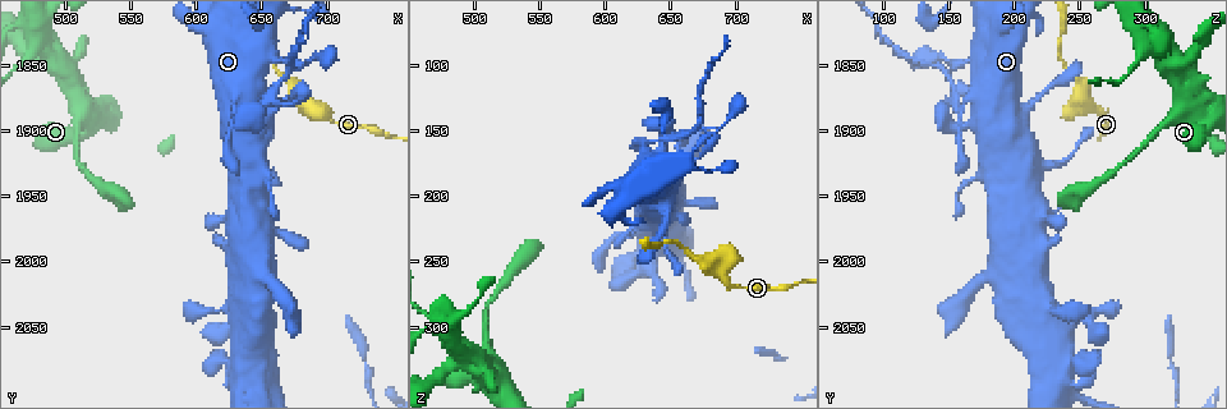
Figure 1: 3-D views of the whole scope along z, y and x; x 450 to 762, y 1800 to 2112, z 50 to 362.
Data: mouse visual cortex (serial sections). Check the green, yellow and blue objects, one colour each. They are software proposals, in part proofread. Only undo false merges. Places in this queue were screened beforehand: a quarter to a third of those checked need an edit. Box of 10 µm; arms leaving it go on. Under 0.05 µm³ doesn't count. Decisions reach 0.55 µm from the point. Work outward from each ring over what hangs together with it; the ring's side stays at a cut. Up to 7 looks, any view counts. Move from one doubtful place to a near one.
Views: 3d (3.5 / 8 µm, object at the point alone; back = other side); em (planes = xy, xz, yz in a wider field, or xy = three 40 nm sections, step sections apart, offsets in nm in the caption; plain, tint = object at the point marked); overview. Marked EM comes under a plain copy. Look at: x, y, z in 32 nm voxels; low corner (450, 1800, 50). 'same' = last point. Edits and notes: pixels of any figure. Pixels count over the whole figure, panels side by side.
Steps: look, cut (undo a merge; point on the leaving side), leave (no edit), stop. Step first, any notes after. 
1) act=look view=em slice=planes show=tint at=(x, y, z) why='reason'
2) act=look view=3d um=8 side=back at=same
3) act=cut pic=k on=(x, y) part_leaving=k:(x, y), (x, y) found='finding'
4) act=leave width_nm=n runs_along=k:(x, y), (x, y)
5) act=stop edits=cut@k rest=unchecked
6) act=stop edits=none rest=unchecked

act=look view=3d um=8 at=(682, 1882, 256) why='a fork'

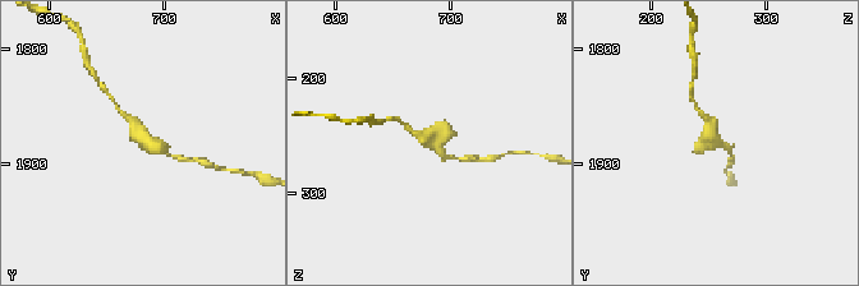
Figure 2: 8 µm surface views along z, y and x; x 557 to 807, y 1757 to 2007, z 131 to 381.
act=look view=em slice=planes show=tint at=same why='now the EM'

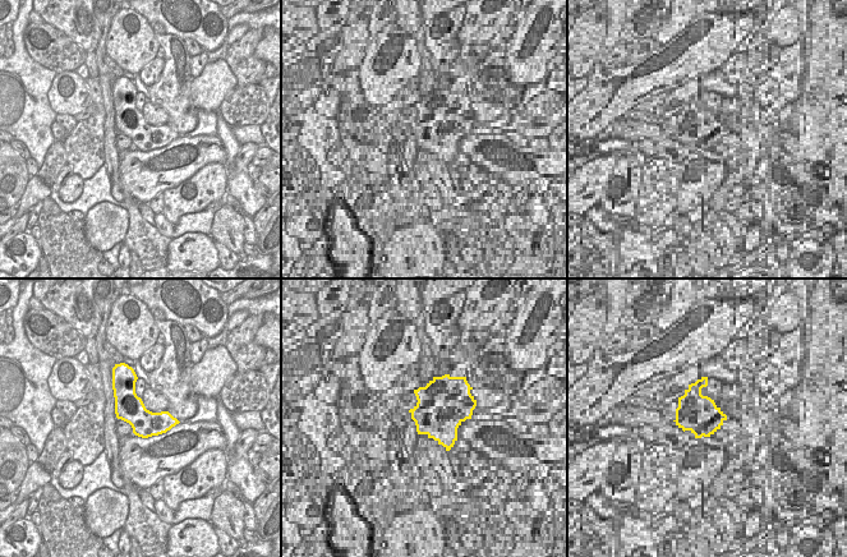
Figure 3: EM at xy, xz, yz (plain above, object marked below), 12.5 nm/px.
act=leave runs_along=2:(171, 156), (142, 141), (123, 115) found='continuous, no second cell'

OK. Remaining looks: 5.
act=look view=3d um=8 side=back at=(632, 1872, 172) why='sharp bend'

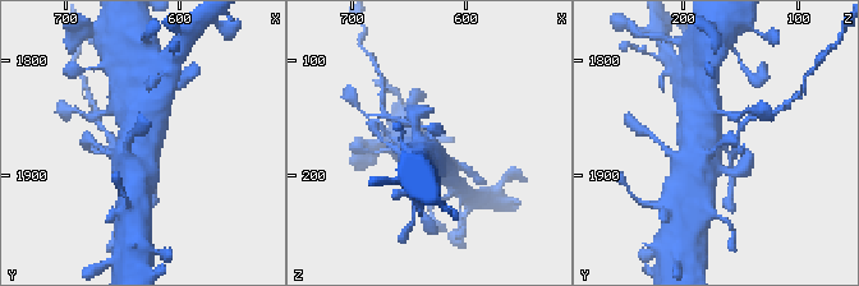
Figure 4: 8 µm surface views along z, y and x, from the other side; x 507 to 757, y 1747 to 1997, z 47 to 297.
act=look view=3d um=3.5 at=same

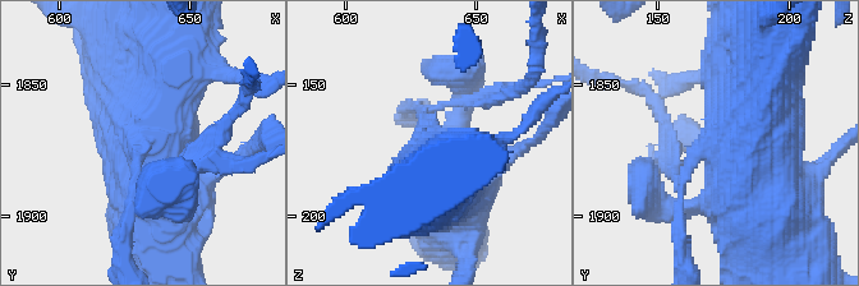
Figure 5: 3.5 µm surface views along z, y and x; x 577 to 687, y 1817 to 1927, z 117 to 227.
act=look view=em slice=xy step=3 show=tint at=(631, 1874, 170)

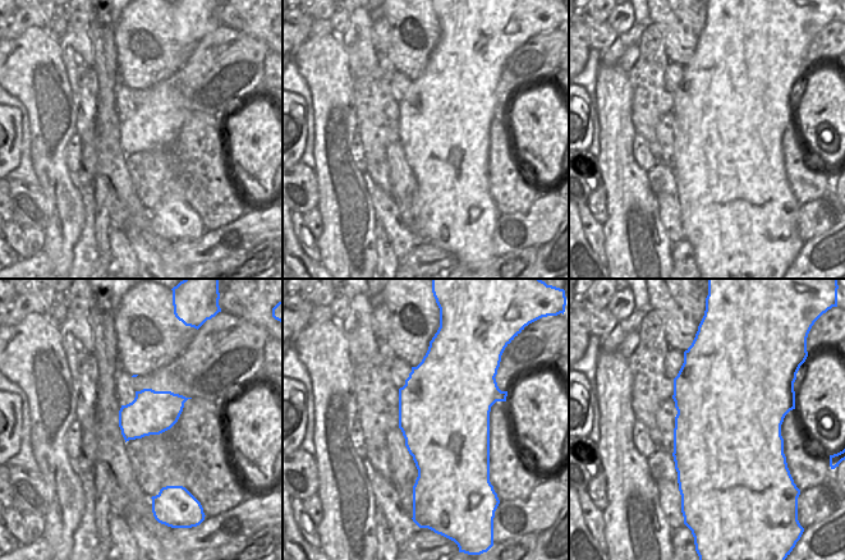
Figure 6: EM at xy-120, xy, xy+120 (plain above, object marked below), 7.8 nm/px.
act=cut pic=5 on=(667, 160) found='a second cell is stuck on'

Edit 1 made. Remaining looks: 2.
act=stop edits=cut@5 rest=unchecked

